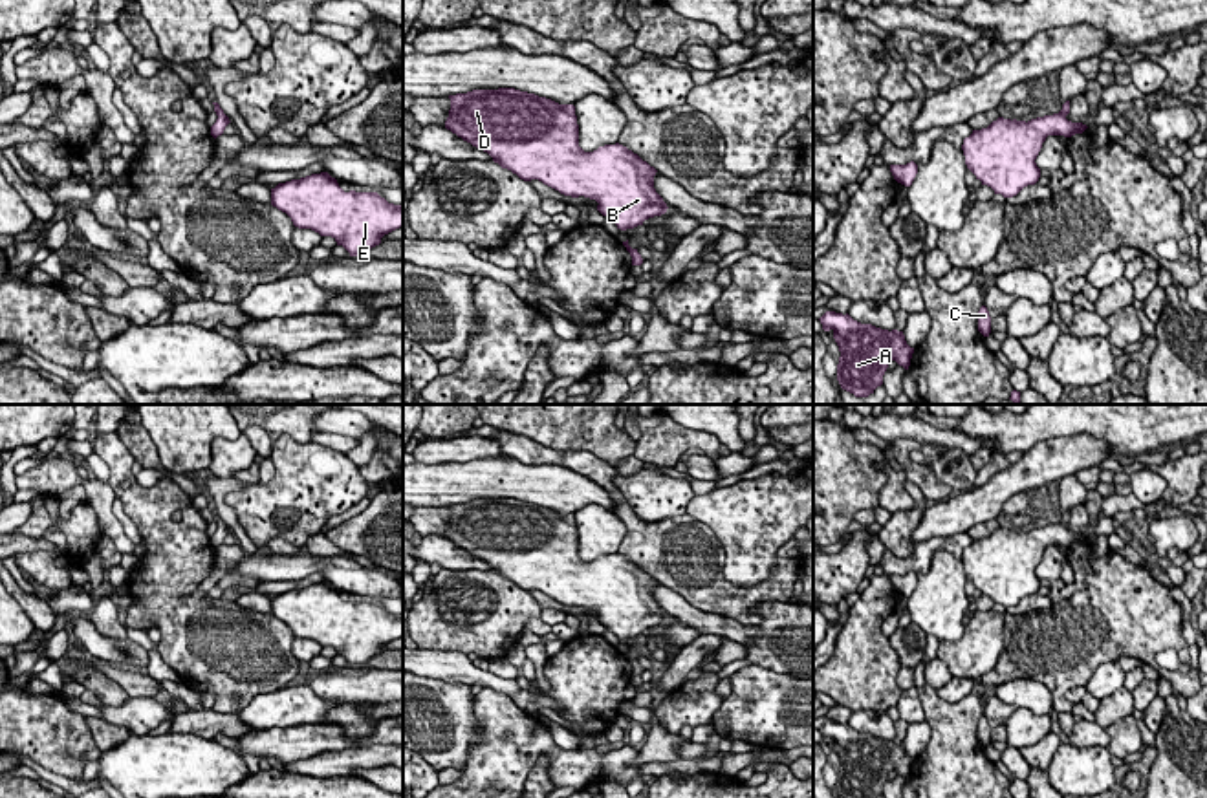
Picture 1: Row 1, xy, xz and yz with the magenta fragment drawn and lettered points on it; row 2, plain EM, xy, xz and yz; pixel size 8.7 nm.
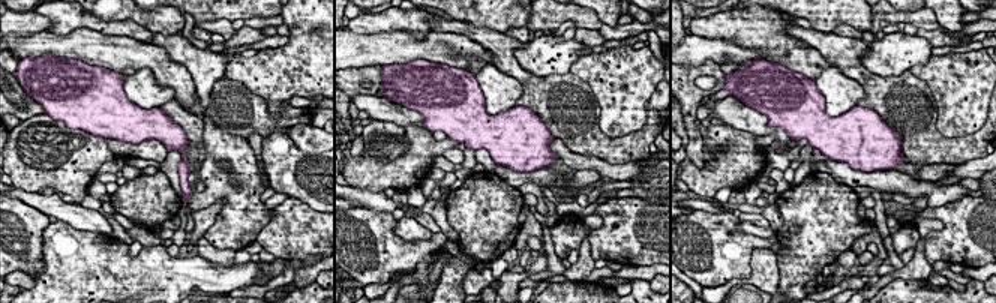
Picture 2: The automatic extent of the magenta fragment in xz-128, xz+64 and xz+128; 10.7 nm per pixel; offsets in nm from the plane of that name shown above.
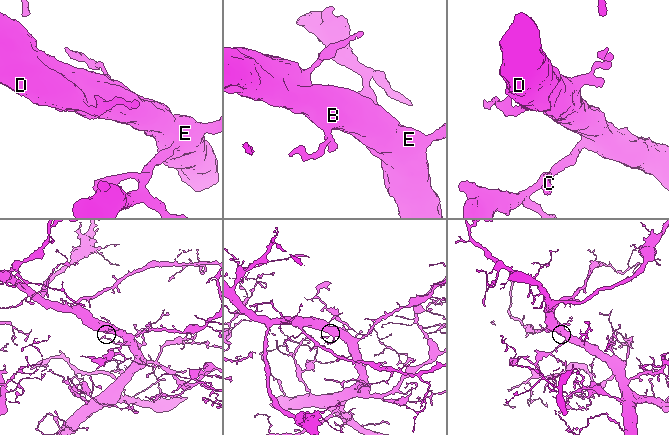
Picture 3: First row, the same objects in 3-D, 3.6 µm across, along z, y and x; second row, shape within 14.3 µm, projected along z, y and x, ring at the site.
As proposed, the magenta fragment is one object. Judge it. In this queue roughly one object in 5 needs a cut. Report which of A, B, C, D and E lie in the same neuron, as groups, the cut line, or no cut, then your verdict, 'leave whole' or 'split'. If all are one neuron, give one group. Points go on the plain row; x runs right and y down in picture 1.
groups A B C D E; cut none; leave whole

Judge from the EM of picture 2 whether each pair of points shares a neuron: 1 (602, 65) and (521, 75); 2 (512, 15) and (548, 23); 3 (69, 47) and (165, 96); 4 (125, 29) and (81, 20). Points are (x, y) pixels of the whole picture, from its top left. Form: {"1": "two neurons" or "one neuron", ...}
{"1": "two neurons", "2": "two neurons", "3": "two neurons", "4": "one neuron"}

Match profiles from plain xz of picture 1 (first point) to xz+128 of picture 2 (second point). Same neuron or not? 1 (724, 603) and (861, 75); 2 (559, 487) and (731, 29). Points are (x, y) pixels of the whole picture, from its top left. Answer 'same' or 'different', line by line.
1: same
2: different

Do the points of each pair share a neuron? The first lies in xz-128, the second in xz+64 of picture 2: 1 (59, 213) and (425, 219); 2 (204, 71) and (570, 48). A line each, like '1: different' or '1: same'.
1: different
2: same

